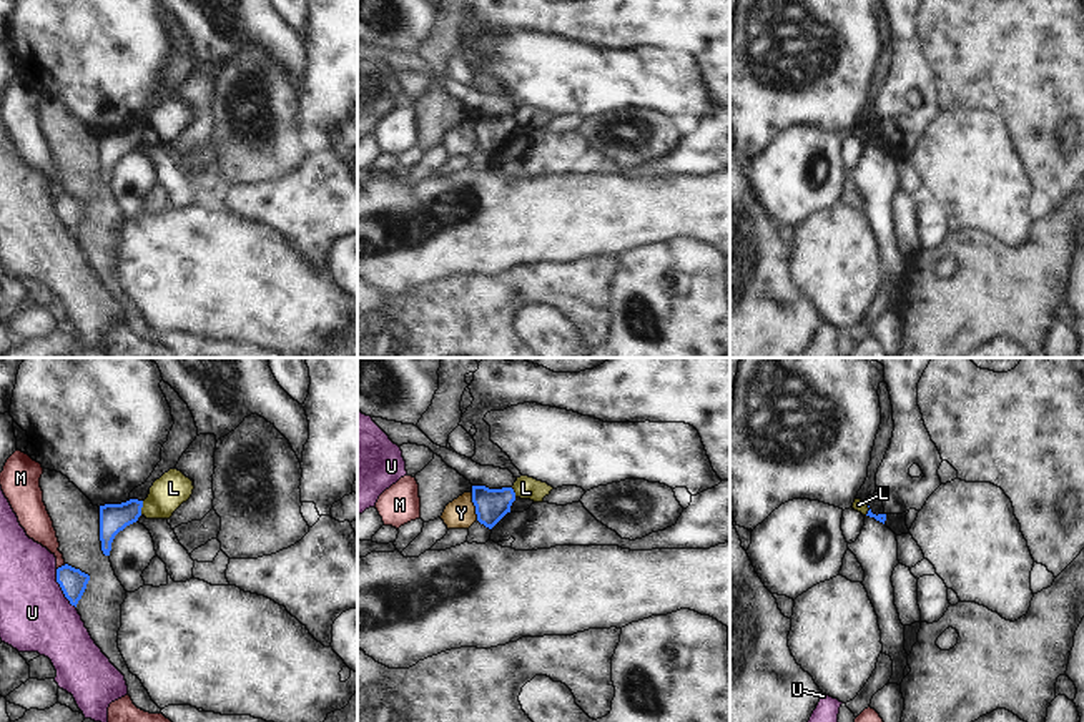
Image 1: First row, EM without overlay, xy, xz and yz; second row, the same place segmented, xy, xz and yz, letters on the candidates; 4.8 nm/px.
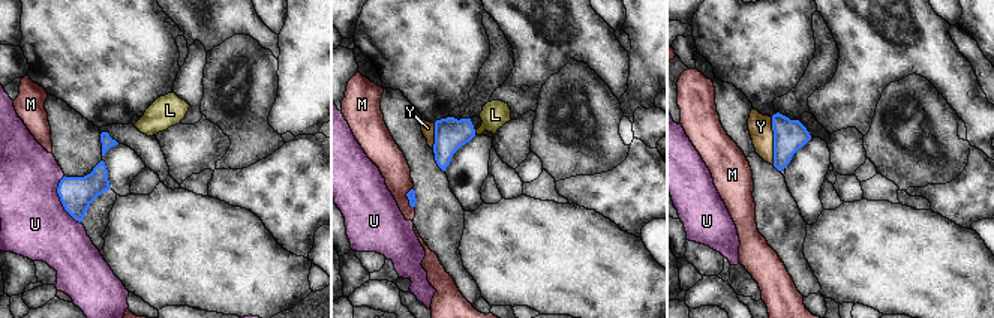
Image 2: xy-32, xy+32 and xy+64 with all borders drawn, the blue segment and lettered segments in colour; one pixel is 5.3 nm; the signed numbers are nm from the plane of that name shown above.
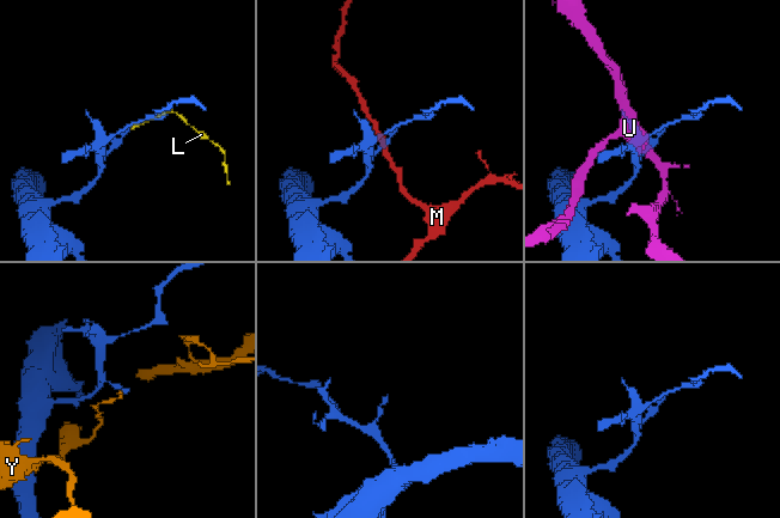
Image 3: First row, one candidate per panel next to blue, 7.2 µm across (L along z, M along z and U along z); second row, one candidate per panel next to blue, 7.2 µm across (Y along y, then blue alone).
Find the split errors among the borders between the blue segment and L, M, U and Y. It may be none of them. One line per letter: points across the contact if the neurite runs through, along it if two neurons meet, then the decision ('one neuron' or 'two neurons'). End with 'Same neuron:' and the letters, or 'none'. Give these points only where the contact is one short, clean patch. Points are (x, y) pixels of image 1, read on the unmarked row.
L: border along xy (143, 128), (140, 142); two neurons
M: border along xy (65, 192), (57, 197); two neurons
U: two neurons
Y: border along xz (471, 120), (477, 147); two neurons
Same neuron: none

